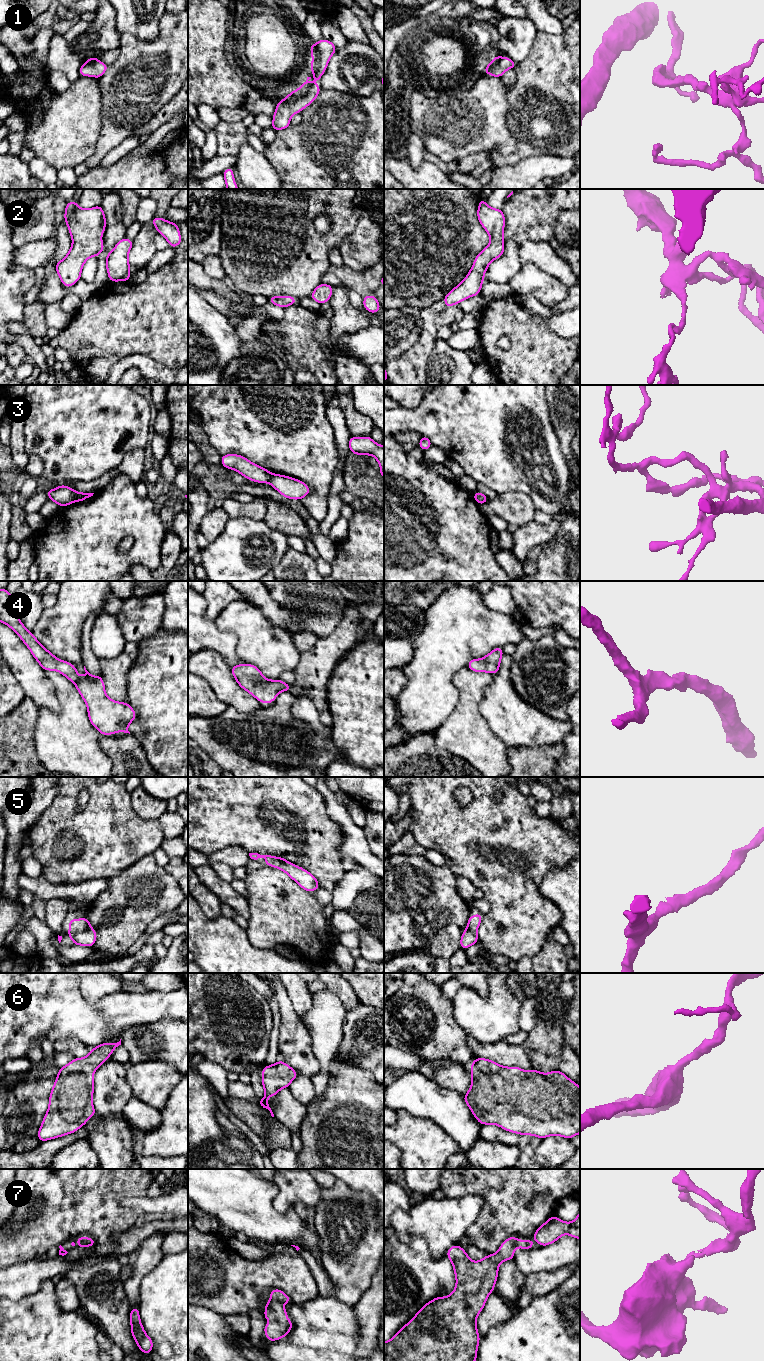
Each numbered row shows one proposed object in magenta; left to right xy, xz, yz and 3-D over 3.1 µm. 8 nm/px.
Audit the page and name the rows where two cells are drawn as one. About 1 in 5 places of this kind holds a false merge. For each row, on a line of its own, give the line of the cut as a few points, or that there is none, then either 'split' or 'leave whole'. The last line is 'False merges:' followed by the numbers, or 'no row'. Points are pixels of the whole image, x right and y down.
1: cut none; leave whole
2: cut none; leave whole
3: cut xy (75, 492), (76, 500); split
4: cut none; leave whole
5: cut none; leave whole
6: cut none; leave whole
7: cut none; leave whole
False merges: 3

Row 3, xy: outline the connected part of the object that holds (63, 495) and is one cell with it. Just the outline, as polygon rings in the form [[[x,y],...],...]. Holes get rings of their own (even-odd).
[[[60,485],[57,488],[45,491],[49,499],[57,503],[60,507],[67,506],[76,501],[76,492],[66,486]]]

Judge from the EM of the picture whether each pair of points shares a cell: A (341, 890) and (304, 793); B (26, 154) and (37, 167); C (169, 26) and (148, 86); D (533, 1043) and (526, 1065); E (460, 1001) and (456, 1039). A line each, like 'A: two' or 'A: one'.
A: two
B: two
C: one
D: two
E: two

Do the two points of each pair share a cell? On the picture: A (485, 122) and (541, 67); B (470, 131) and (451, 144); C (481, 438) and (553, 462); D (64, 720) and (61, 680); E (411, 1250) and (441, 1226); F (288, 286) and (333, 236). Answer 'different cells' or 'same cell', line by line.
A: different cells
B: same cell
C: same cell
D: same cell
E: different cells
F: same cell

